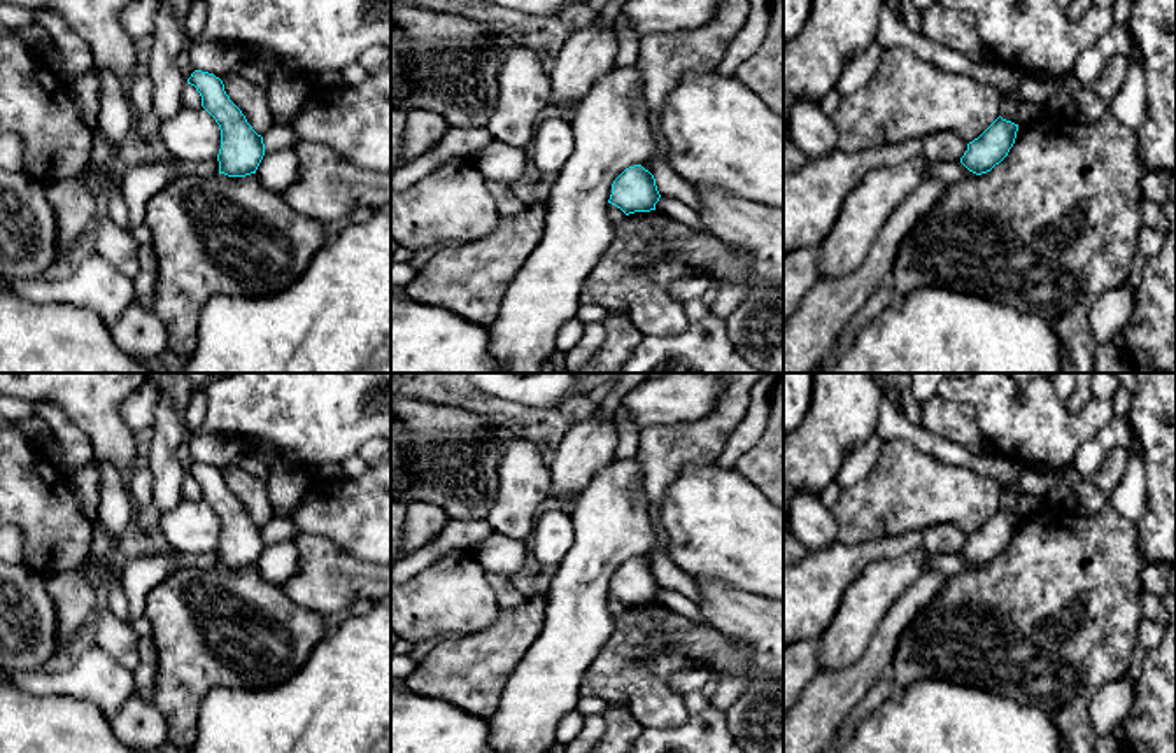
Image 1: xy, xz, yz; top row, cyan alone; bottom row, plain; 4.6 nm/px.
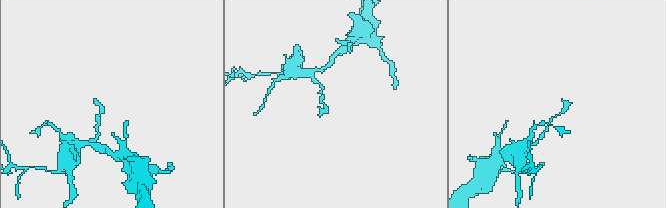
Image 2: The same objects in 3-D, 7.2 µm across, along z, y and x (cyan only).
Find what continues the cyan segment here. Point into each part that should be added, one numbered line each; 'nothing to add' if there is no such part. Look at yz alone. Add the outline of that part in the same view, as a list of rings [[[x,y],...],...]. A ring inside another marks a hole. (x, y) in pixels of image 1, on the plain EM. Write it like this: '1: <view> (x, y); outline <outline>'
nothing to add

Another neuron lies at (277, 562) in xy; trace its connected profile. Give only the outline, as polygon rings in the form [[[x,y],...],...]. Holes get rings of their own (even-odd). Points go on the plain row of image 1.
[[[294,539],[265,545],[256,567],[268,585],[282,587],[298,571],[298,546]]]

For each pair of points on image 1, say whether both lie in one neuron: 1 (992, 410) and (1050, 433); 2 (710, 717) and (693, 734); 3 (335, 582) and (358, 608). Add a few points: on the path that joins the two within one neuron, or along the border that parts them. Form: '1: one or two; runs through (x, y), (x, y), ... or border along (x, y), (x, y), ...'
1: one; runs through (1006, 412), (1017, 421), (1036, 428)
2: one; runs through (705, 720), (698, 729)
3: two; border along (372, 601), (356, 599), (347, 608)

